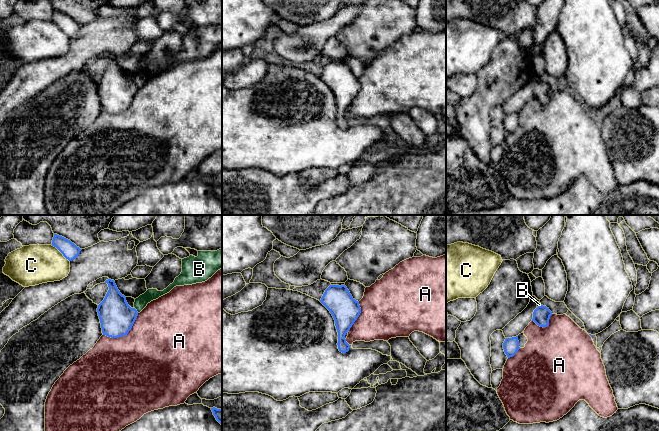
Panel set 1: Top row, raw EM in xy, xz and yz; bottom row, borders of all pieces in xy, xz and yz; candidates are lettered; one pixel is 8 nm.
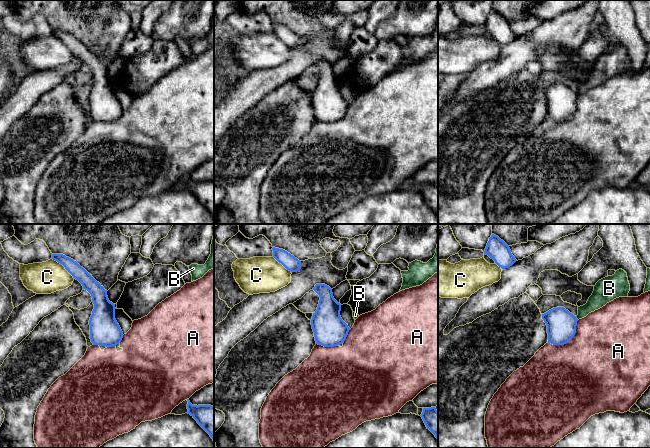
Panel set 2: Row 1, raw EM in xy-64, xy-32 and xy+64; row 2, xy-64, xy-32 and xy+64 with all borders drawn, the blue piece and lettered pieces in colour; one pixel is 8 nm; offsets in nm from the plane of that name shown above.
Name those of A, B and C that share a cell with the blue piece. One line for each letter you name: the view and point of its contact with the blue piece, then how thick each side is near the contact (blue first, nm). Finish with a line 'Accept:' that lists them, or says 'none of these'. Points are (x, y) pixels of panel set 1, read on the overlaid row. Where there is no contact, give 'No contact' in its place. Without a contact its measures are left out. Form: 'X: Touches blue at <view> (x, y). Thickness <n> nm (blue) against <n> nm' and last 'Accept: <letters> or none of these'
Accept: none of these

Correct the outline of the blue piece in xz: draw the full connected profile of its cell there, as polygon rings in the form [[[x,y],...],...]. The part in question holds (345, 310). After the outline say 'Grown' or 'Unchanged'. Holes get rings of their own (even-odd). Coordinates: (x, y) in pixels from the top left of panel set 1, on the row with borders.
[[[330,285],[324,292],[320,302],[330,311],[338,332],[338,349],[342,353],[349,351],[350,345],[345,335],[361,313],[356,301],[345,285]]]. Unchanged

